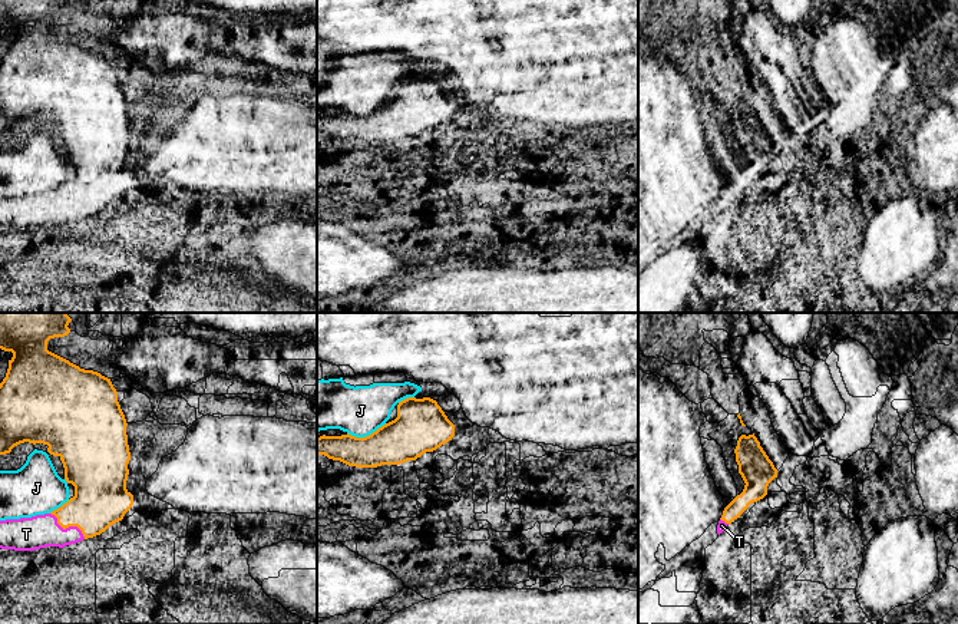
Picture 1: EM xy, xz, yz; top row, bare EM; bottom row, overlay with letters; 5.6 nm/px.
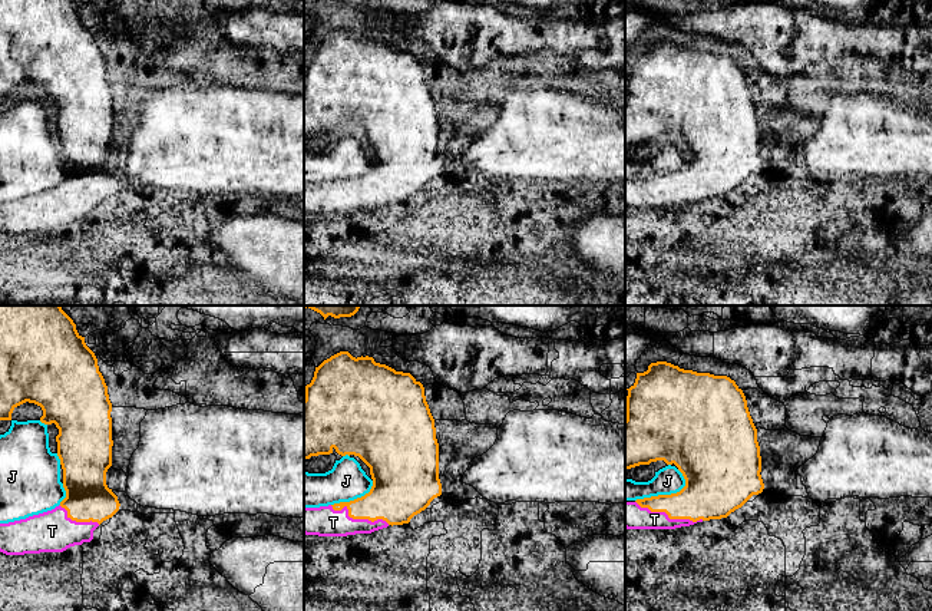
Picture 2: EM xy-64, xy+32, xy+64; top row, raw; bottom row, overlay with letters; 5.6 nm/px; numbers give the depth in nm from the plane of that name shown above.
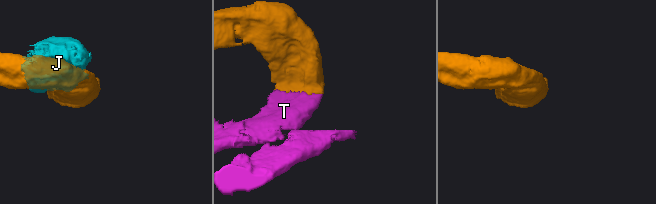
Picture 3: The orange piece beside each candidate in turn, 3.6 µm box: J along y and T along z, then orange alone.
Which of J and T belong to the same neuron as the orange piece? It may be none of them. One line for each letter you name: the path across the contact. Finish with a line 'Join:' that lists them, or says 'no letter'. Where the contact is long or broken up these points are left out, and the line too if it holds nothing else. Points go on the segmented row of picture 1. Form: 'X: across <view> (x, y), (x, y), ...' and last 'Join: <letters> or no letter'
Join: T

